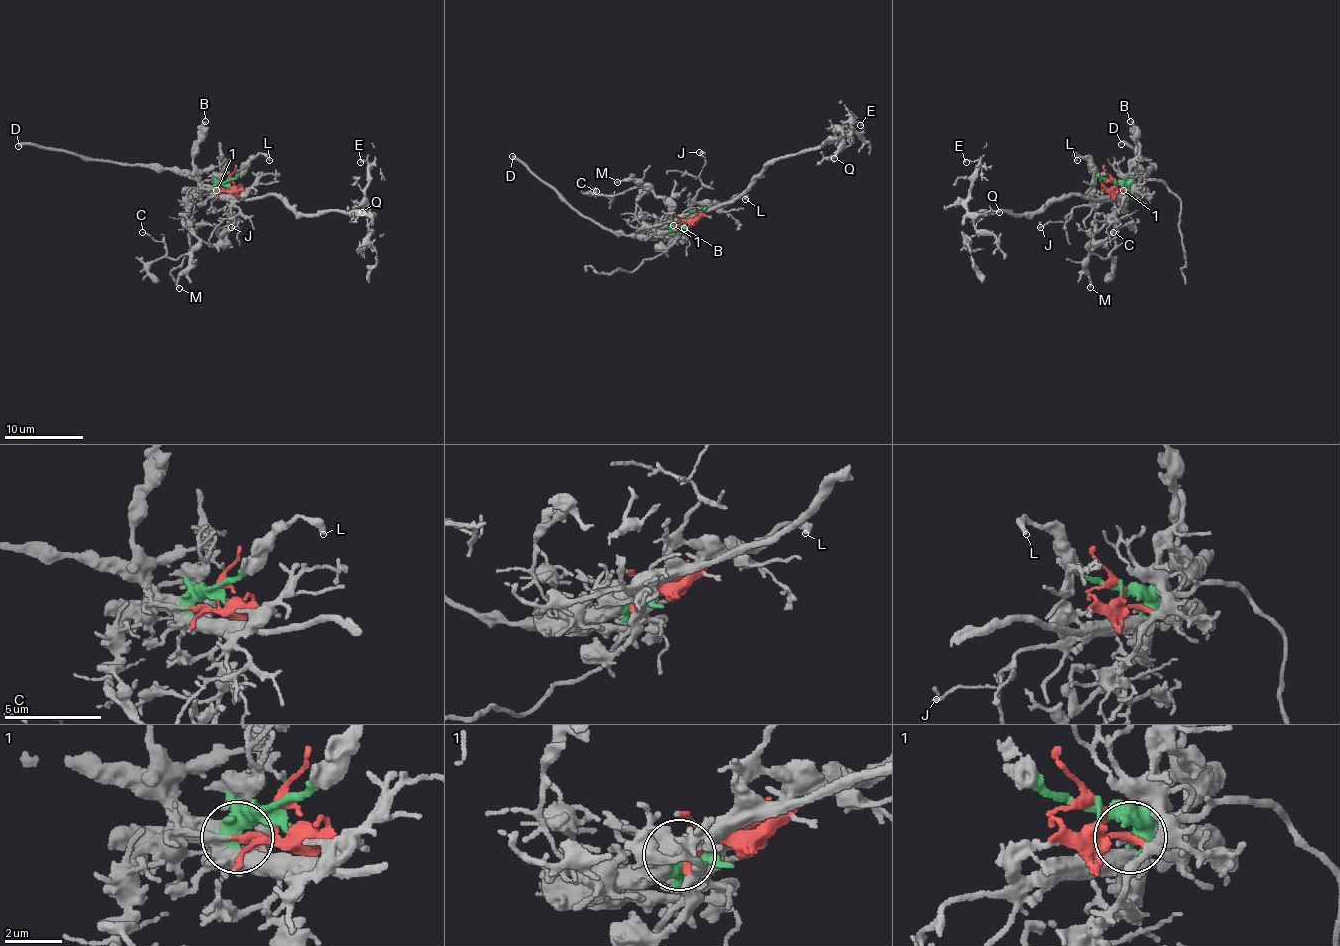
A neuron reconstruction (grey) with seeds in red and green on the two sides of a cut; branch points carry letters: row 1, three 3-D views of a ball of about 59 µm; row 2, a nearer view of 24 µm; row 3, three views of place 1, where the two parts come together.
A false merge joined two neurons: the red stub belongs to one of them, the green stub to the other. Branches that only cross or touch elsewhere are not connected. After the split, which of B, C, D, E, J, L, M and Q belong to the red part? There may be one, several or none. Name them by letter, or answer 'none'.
C, J, M

